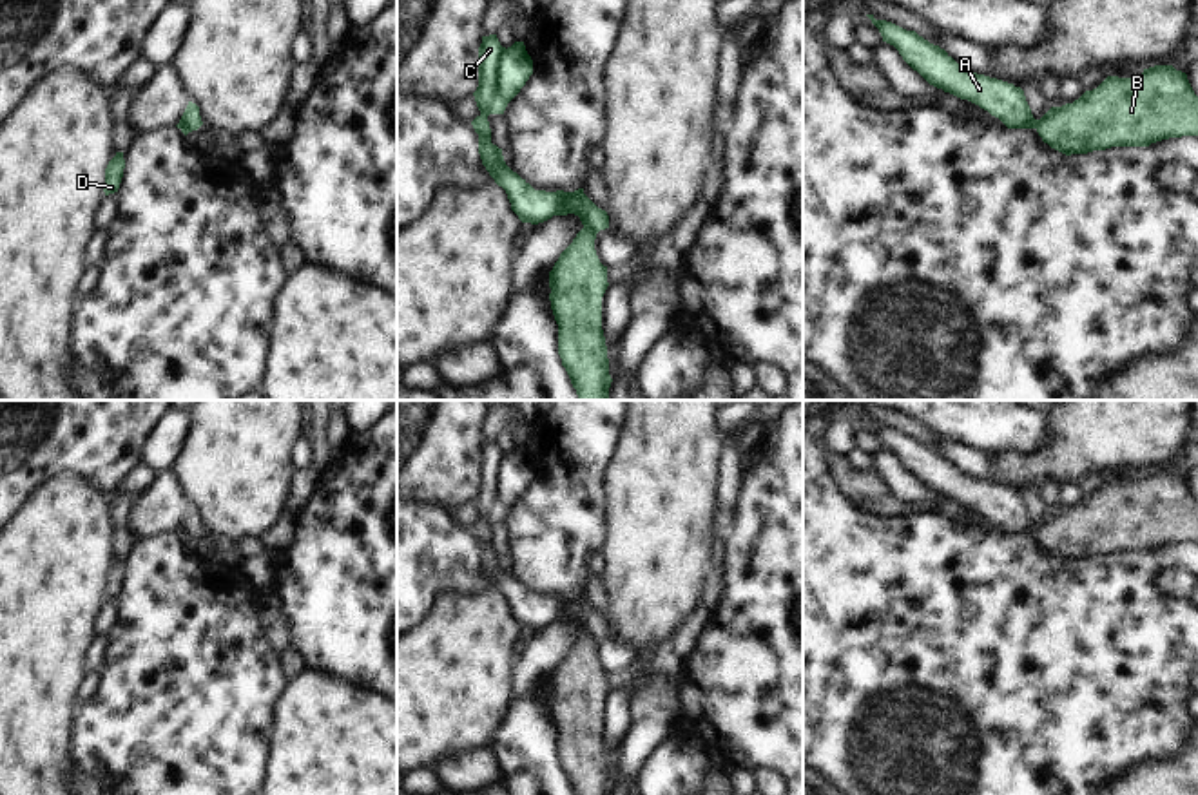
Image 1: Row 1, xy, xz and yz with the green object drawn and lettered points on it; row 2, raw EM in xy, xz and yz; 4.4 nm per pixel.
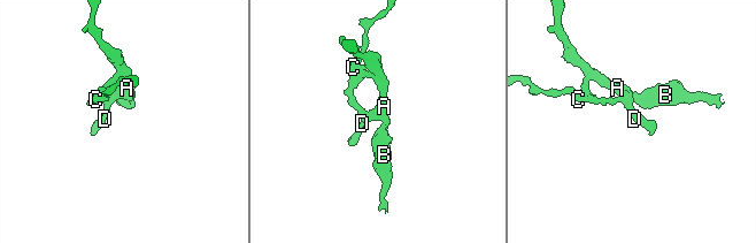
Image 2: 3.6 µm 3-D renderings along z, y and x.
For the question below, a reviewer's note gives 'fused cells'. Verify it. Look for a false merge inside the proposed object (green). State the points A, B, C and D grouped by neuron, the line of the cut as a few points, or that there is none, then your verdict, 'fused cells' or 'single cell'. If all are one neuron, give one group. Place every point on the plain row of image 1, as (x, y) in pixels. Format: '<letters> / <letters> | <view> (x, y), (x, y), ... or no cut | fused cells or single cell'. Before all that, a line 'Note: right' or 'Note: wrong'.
Note: right
A C D / B | xz (584, 631), (597, 638) | fused cells

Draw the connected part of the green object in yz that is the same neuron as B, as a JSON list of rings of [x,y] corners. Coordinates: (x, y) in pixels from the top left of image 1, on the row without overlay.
[[[1155,471],[1133,484],[1107,482],[1073,509],[1051,512],[1035,534],[1044,549],[1066,561],[1149,552],[1198,541],[1198,502],[1185,478]]]

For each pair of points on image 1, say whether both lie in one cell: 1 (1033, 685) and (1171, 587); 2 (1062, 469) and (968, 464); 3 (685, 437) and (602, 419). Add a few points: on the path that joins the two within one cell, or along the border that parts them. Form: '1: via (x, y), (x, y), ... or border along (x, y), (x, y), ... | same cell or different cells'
1: border along (1160, 571), (1157, 585), (1178, 600) | different cells
2: border along (986, 455), (990, 480) | different cells
3: border along (624, 419), (615, 451), (608, 462) | different cells

